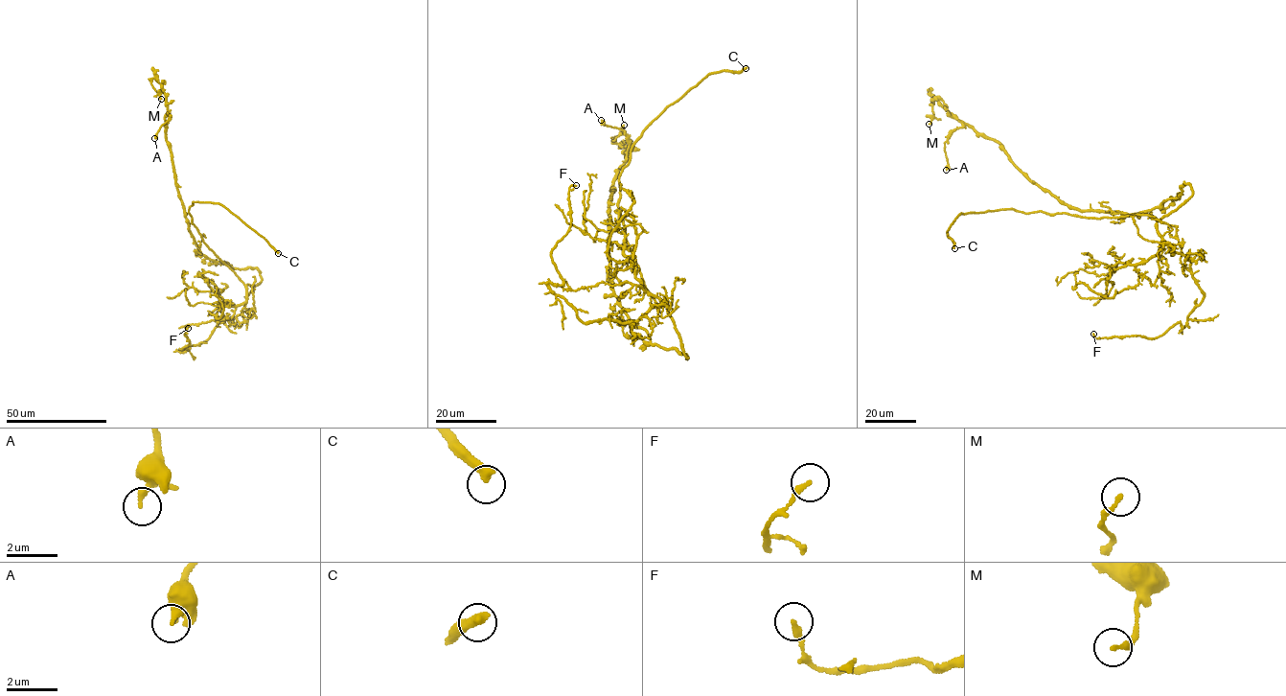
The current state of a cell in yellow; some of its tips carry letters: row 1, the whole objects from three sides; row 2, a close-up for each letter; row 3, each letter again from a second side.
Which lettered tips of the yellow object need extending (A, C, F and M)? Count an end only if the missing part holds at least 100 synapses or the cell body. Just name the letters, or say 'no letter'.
C

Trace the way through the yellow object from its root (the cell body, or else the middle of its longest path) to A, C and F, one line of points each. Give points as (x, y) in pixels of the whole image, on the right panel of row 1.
A: (1190, 186), (1137, 214), (1079, 211), (965, 125), (944, 144), (946, 170)
C: (1190, 186), (1191, 196), (1158, 220), (1138, 214), (1098, 219), (1010, 208), (960, 213), (947, 233), (954, 248)
F: (1190, 186), (1157, 230), (1187, 257), (1202, 301), (1181, 330), (1180, 322), (1153, 338), (1093, 334)

